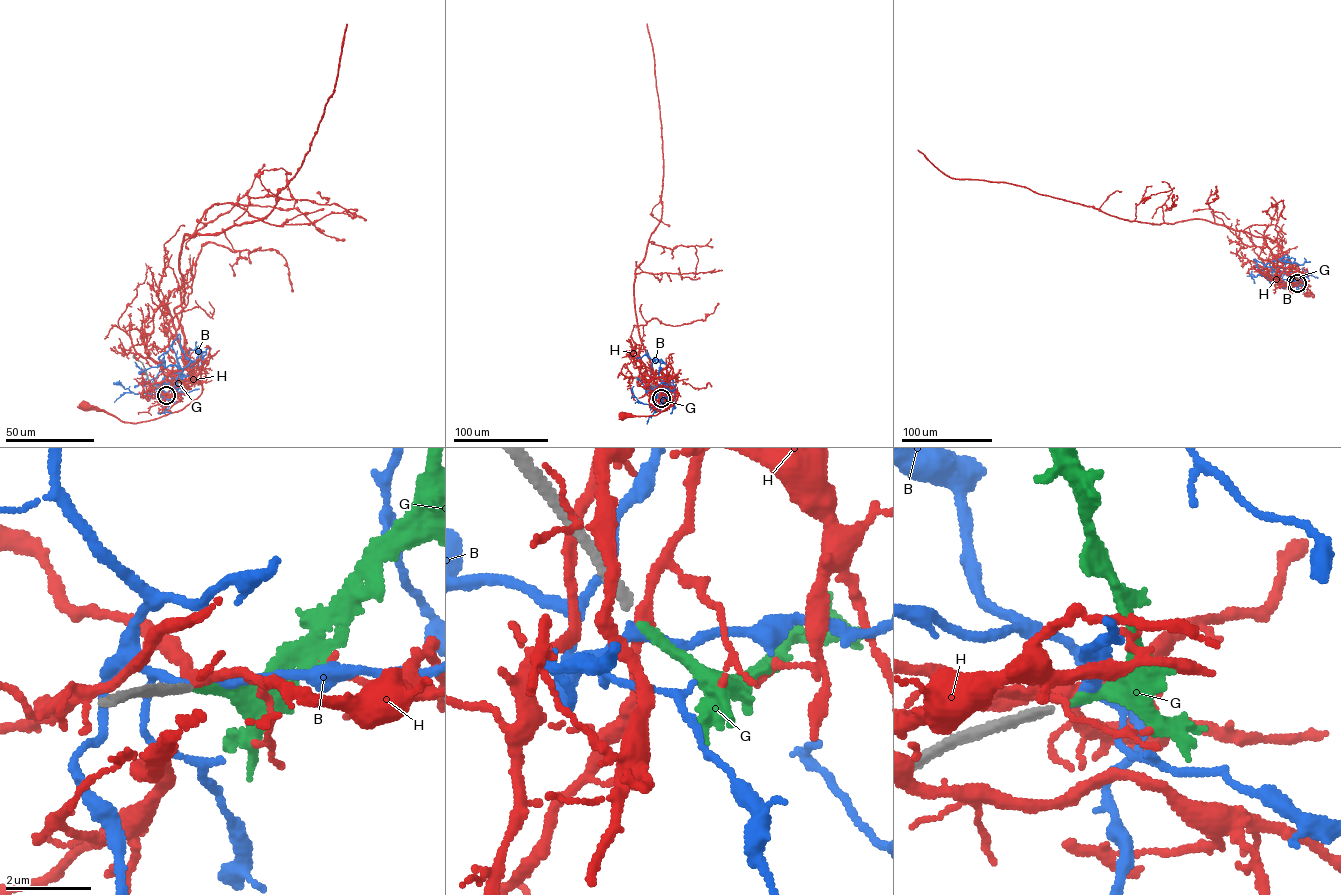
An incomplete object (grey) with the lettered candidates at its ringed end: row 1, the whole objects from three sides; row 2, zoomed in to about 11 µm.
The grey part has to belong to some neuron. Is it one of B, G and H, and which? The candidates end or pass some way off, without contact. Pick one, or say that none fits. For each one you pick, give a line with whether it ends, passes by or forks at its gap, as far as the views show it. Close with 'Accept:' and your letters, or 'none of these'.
G: it ends
Accept: G

